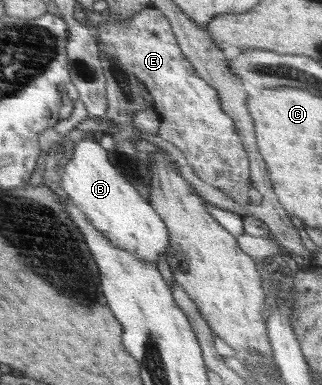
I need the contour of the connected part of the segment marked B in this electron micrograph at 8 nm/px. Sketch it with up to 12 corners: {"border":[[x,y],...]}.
{"border":[[77,142],[62,192],[118,247],[157,264],[171,233],[110,161]]}

